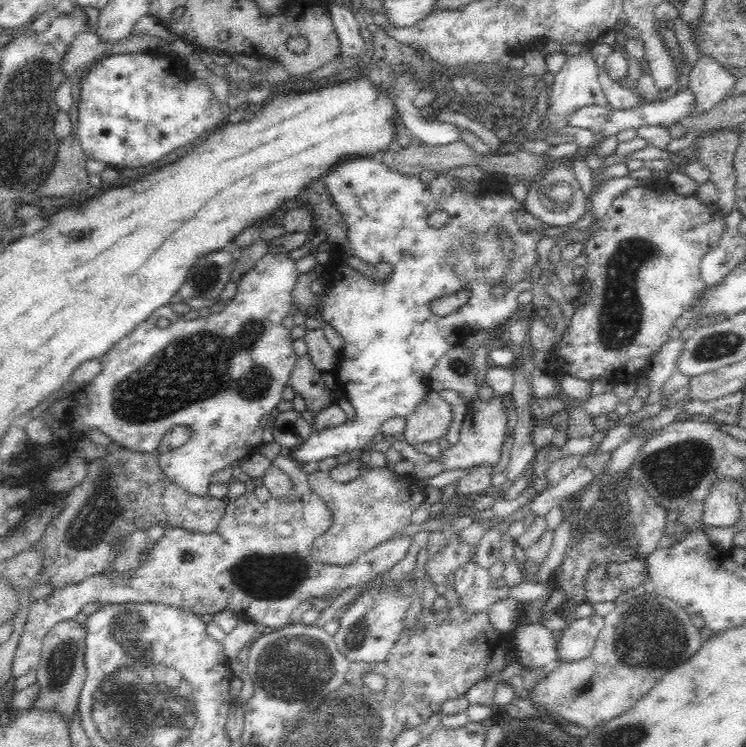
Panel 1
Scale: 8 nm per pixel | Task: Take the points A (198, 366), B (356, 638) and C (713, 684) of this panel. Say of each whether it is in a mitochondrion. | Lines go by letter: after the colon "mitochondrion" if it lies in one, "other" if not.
A: mitochondrion
B: mitochondrion
C: other

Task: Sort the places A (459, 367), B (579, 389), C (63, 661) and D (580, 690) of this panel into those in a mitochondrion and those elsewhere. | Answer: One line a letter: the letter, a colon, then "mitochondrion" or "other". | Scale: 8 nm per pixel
A: mitochondrion
B: other
C: mitochondrion
D: mitochondrion

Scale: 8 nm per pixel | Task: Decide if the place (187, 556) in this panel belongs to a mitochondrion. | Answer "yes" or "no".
no

